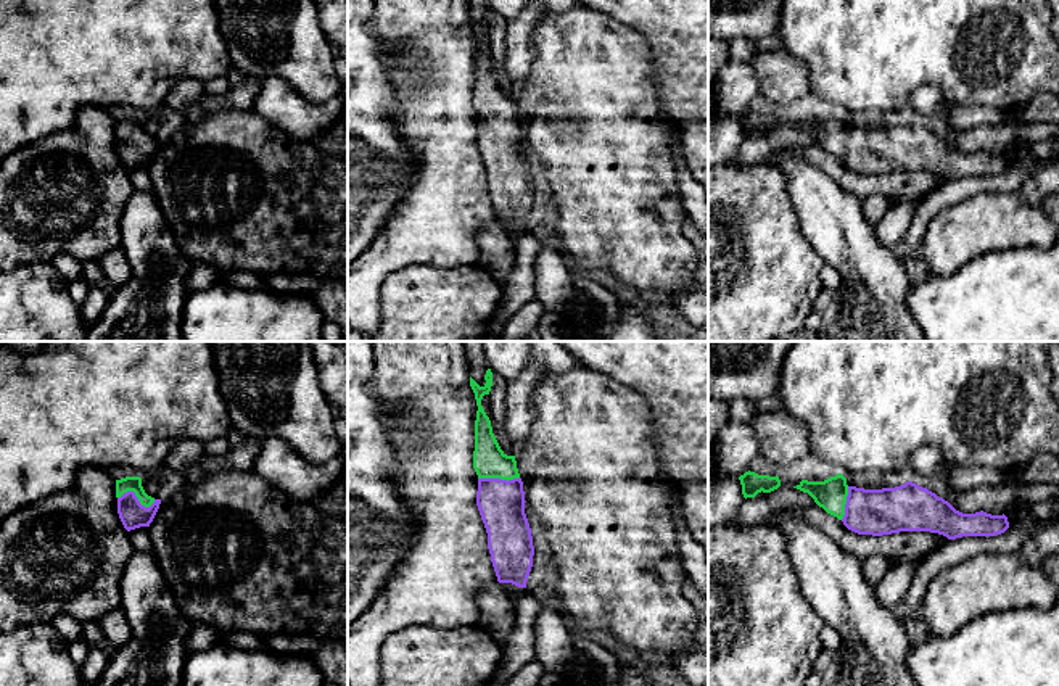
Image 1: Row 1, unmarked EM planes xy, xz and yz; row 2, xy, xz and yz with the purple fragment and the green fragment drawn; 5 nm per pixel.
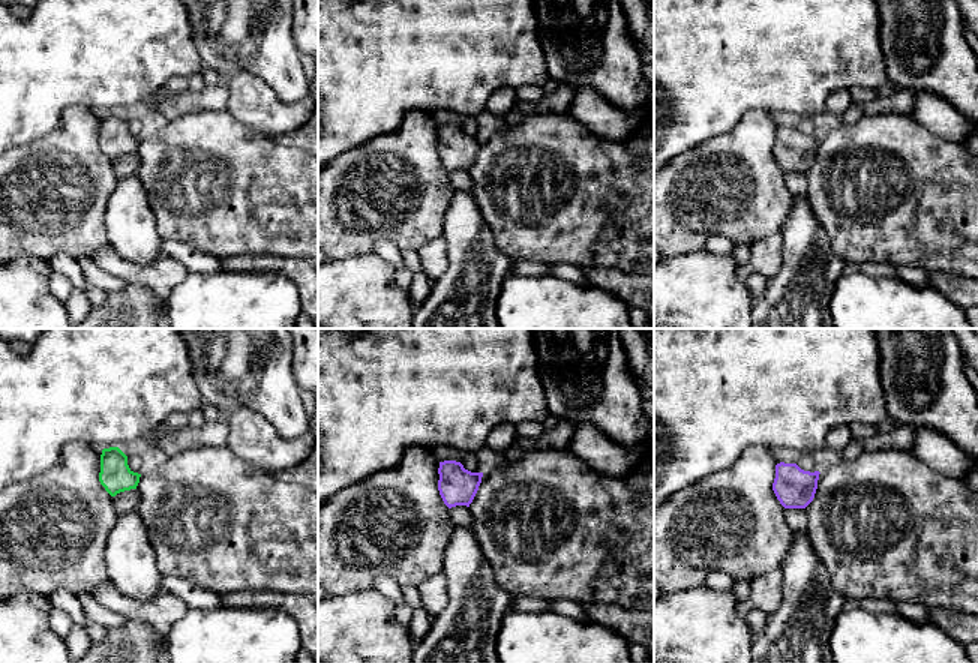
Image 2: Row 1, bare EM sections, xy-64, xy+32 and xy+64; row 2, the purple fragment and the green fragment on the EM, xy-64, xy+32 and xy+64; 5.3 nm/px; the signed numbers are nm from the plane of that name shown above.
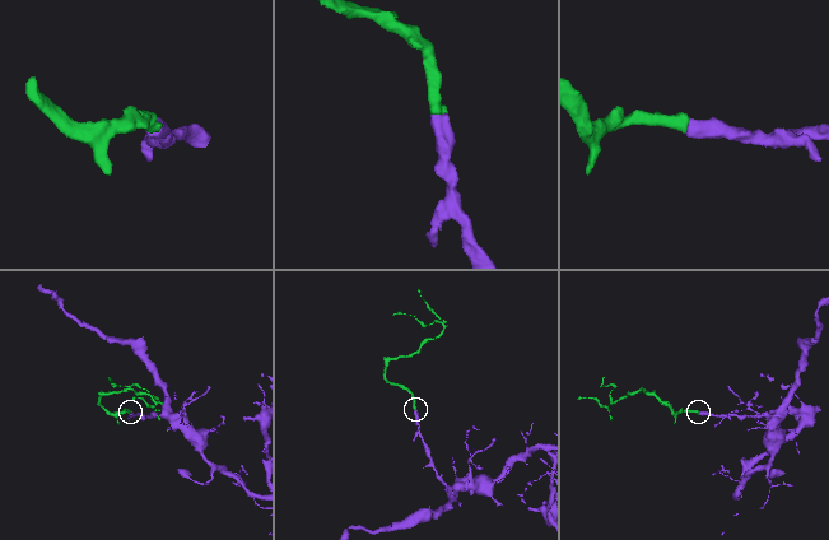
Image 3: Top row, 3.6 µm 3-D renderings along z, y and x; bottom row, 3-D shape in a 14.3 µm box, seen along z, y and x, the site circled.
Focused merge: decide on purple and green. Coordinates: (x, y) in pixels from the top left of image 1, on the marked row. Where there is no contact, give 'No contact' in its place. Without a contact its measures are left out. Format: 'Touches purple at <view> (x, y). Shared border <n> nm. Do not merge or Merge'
Touches purple at xy (137, 498). Shared border 190 nm. Merge

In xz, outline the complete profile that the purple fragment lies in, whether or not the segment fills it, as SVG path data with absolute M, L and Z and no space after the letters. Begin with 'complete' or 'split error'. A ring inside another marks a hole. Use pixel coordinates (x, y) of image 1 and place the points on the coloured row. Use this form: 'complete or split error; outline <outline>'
split error; outline M492 372L480 386L470 377L476 399L473 469L478 475L476 506L488 533L488 549L499 583L526 588L533 567L533 536L525 514L525 491L515 456L507 456L491 427L481 399L489 395Z

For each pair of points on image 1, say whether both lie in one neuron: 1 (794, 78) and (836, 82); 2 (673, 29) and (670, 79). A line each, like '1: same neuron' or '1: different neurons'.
1: different neurons
2: same neuron

